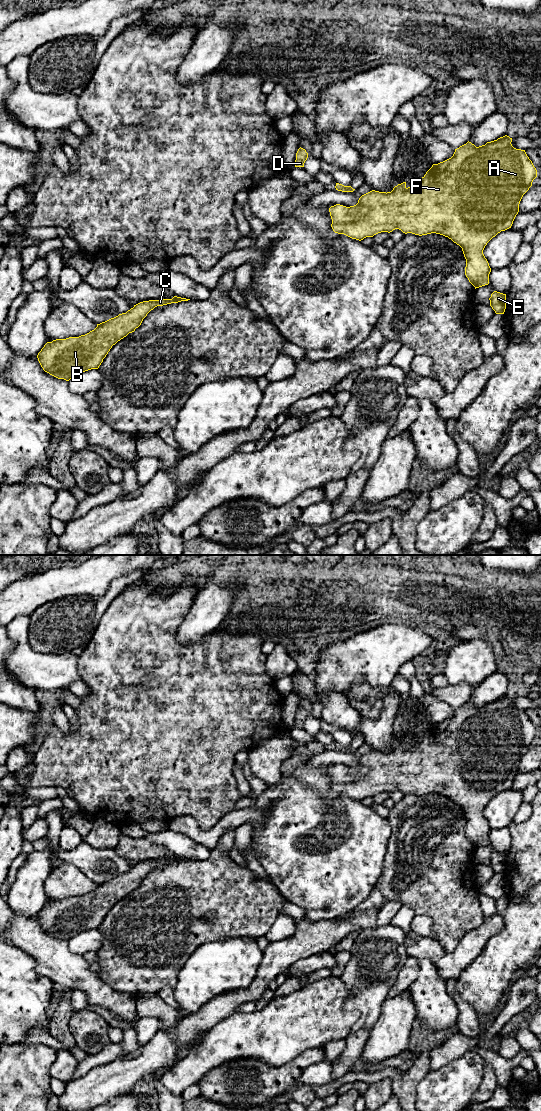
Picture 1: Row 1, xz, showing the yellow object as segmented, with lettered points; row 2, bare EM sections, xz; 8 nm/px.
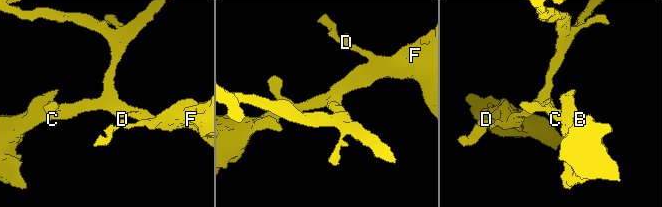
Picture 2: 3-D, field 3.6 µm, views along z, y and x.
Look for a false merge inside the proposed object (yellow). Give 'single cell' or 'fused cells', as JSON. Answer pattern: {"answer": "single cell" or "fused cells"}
{"answer": "single cell"}

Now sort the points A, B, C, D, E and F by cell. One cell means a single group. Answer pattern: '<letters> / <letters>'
A B C D E F

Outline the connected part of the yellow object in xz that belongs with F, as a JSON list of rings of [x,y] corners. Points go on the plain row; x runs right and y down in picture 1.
[[[507,695],[479,707],[468,701],[455,709],[451,718],[433,724],[420,740],[408,748],[406,742],[403,742],[395,746],[391,752],[372,750],[362,755],[354,766],[346,767],[340,764],[331,766],[329,768],[331,787],[335,793],[344,794],[359,801],[381,792],[390,793],[395,789],[405,794],[412,793],[419,796],[431,793],[443,795],[462,808],[466,819],[465,835],[475,849],[488,845],[491,828],[483,810],[498,793],[511,788],[519,772],[523,755],[537,737],[537,730],[525,710],[514,708],[511,702],[512,698]]]

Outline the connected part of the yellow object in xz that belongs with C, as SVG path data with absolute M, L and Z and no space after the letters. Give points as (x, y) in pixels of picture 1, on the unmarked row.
M174 856L172 859L140 862L134 865L134 867L126 873L119 874L114 878L97 884L97 887L94 890L85 895L47 902L37 915L38 921L45 932L58 939L69 941L78 933L91 929L98 929L112 906L126 897L129 893L134 892L135 889L141 885L147 874L155 867L188 860L190 859Z

